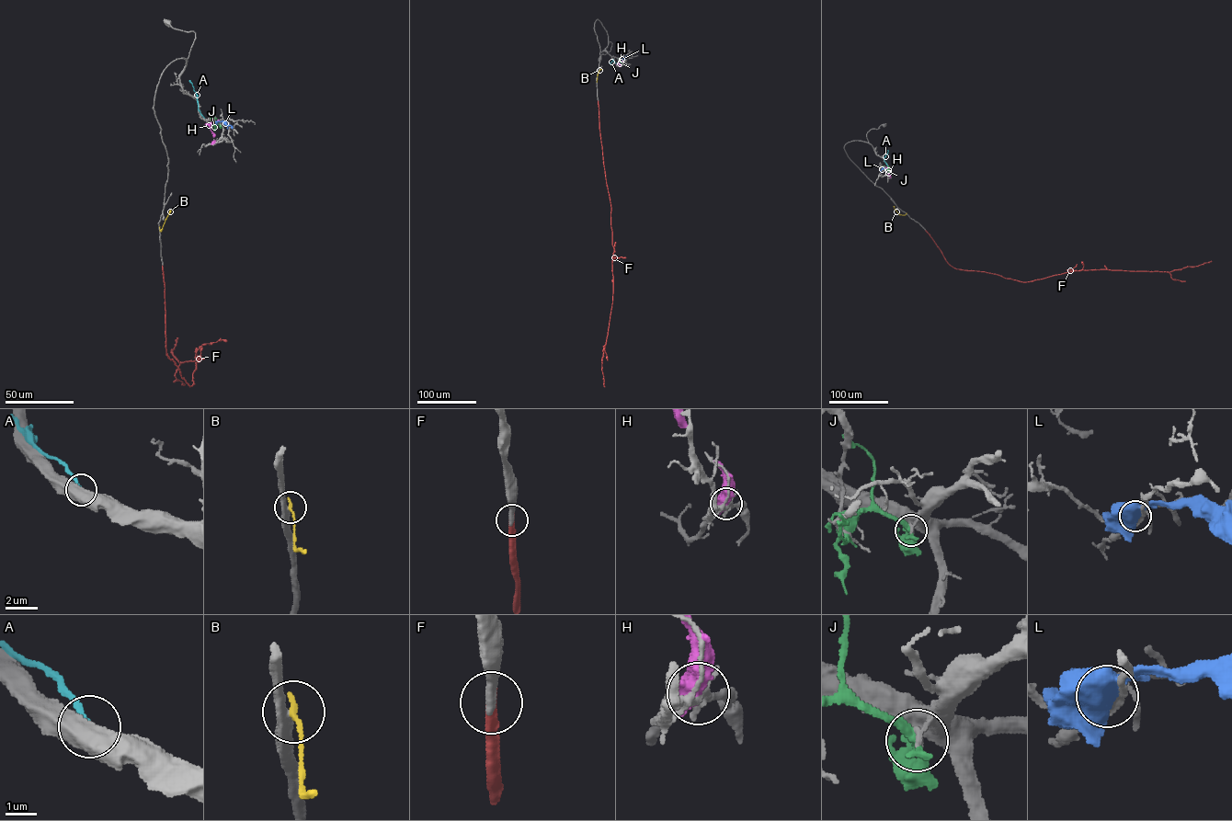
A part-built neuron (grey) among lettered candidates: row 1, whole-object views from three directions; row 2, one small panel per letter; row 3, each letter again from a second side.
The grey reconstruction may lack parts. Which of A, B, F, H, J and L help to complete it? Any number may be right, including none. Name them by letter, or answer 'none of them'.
F

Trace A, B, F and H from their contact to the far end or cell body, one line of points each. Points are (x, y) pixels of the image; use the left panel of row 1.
A: (204, 118), (198, 109), (196, 92), (189, 80)
B: (159, 227), (161, 231), (171, 210)
F: (163, 267), (166, 353), (190, 386), (199, 359), (179, 363), (172, 350), (177, 337)
H: (212, 143), (213, 133), (210, 125), (218, 119)

